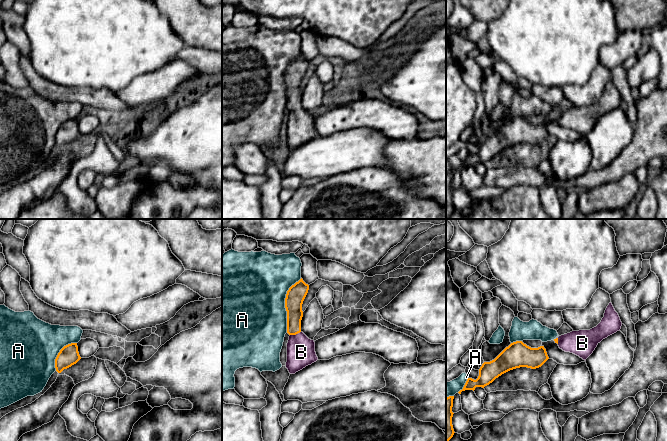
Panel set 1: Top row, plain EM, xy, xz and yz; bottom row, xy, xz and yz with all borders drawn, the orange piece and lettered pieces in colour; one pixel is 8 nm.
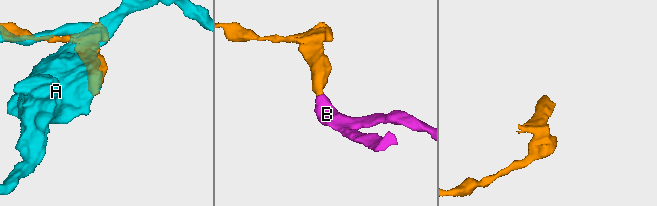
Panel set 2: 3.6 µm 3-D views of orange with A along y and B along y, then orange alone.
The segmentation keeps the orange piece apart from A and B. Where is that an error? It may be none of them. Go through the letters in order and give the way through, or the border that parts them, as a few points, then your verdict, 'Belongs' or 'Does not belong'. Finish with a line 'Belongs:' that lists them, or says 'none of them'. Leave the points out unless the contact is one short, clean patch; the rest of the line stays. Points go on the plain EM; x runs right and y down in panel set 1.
A: Does not belong
B: Path across: xz (293, 79), (295, 110), (301, 128). Belongs
Belongs: B

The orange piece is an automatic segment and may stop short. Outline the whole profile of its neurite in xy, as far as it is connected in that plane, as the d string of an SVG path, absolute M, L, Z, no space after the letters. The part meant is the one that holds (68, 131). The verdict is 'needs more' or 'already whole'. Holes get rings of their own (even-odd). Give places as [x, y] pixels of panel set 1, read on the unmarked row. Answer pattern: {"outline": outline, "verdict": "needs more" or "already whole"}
{"outline": "M71 119L64 122L55 135L55 144L58 149L71 143L81 135L77 119Z", "verdict": "already whole"}

